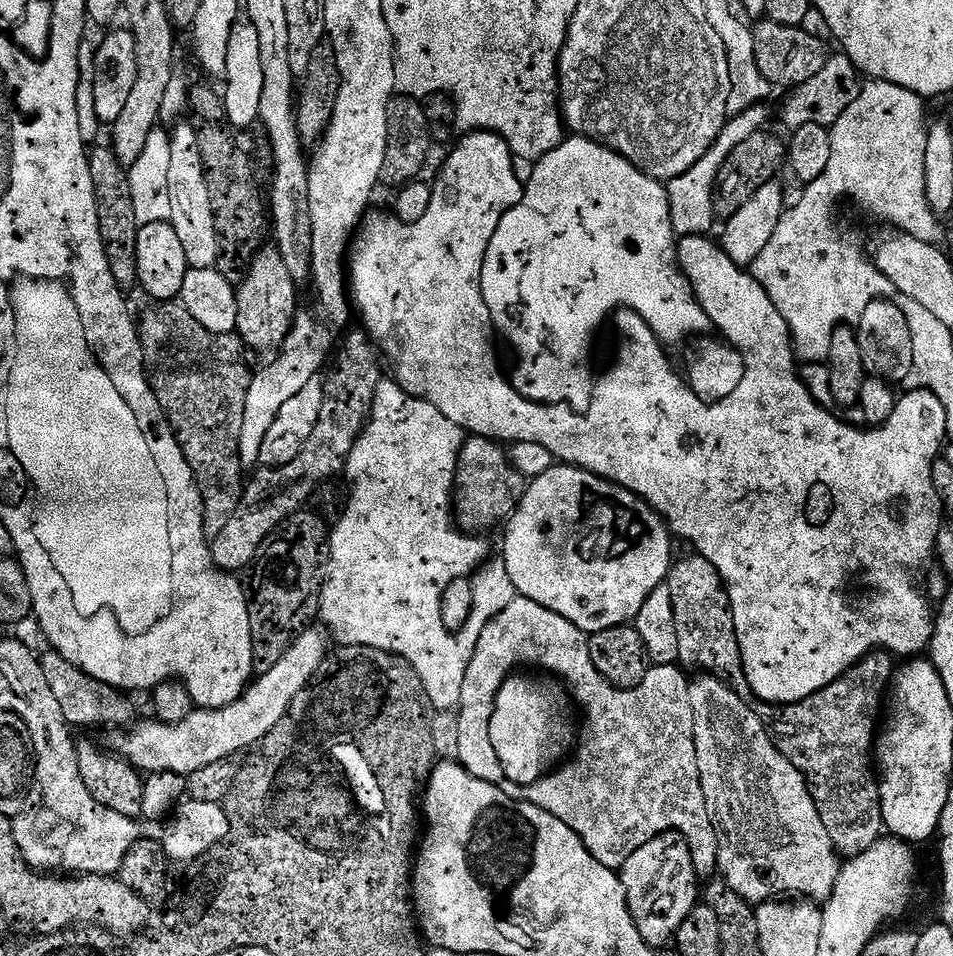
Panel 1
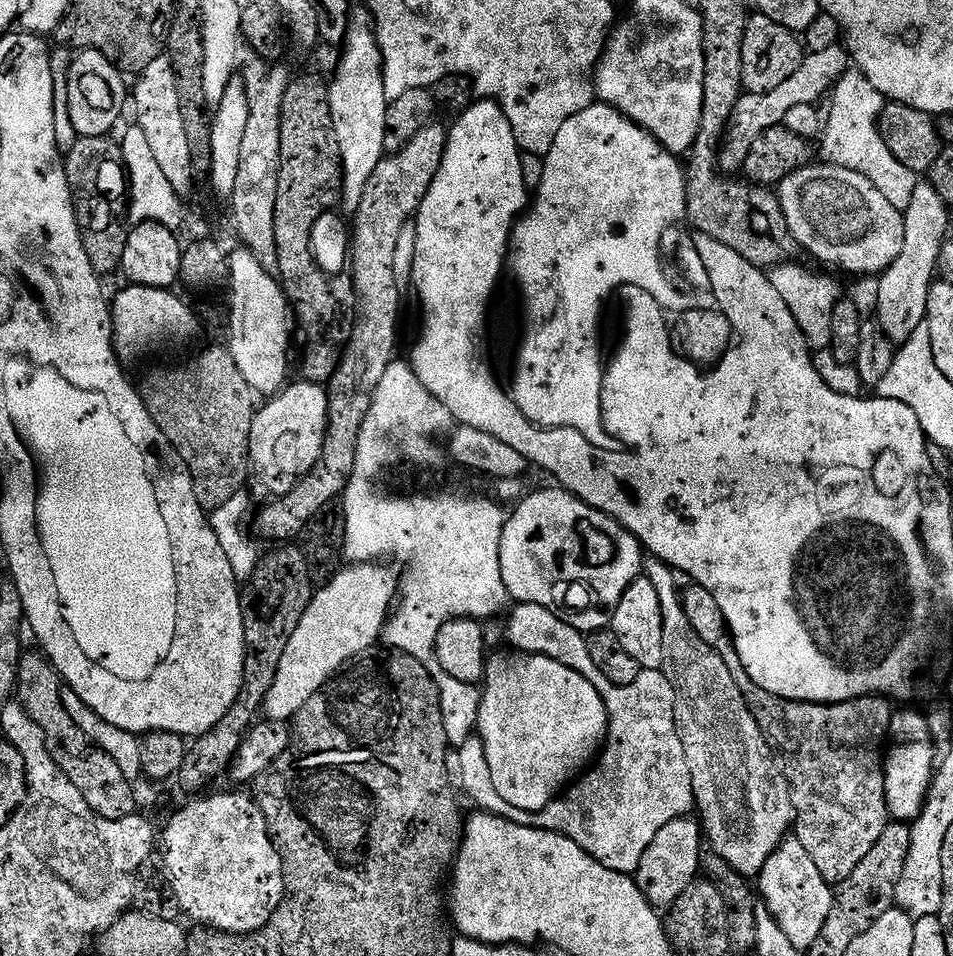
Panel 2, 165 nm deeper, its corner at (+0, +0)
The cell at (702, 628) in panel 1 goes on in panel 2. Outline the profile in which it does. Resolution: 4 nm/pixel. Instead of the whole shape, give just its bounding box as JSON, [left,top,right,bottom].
[682,586,893,886]

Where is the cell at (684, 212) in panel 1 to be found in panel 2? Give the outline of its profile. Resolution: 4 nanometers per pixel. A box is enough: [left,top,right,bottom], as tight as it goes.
[718,43,850,173]

